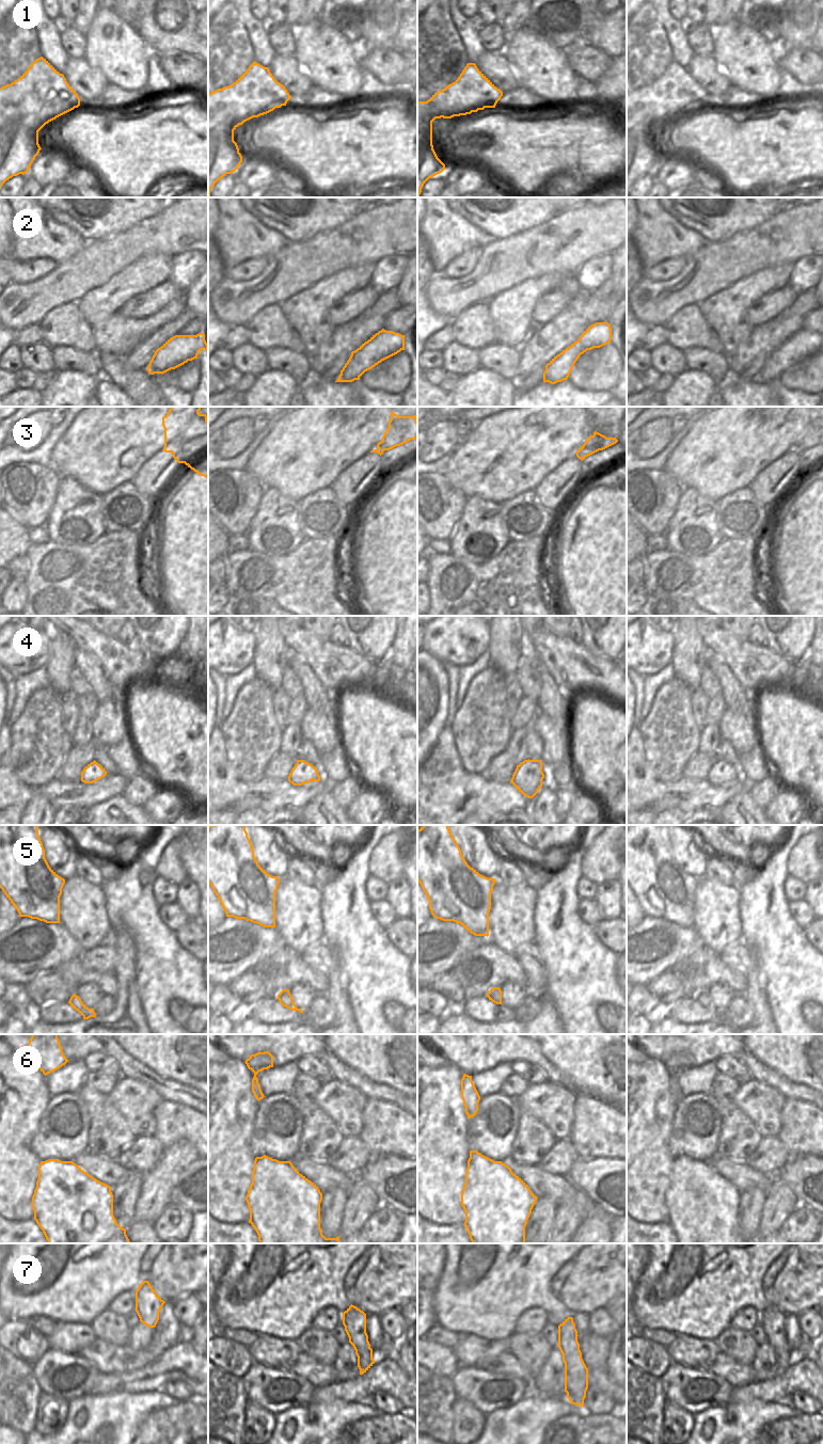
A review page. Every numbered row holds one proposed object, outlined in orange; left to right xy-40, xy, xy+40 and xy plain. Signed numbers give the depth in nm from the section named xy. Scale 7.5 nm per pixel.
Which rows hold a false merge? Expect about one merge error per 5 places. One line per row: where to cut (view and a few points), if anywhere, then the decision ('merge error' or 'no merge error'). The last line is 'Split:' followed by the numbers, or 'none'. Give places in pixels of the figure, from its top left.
1: no cut | no merge error
2: no cut | no merge error
3: xy+40 (594, 434), (597, 437), (599, 445), (602, 445), (608, 438) | merge error
4: no cut | no merge error
5: no cut | no merge error
6: no cut | no merge error
7: no cut | no merge error
Split: 3

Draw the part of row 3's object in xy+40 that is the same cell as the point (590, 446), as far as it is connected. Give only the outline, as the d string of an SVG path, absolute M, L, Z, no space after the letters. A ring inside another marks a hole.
M590 435L576 451L576 457L583 461L586 457L588 457L599 450L603 450L603 449L616 444L617 442L618 442L618 440L616 438L608 438L607 440L604 441L603 446L599 446L598 437Z

